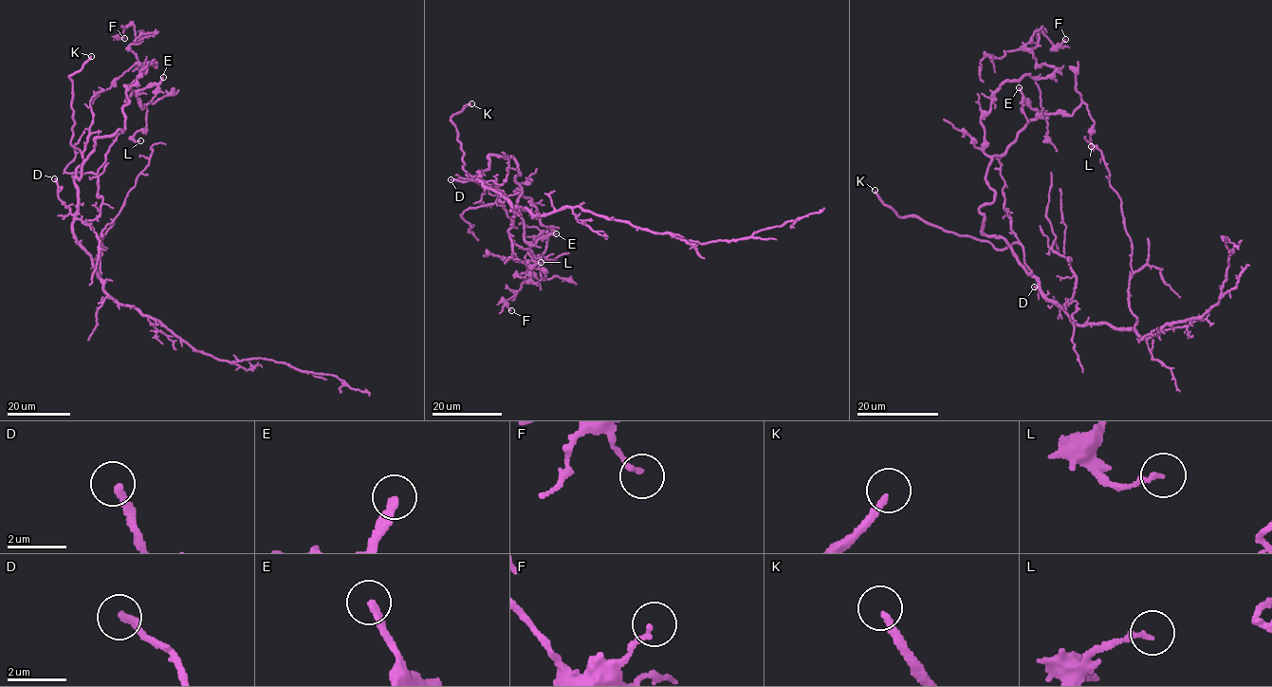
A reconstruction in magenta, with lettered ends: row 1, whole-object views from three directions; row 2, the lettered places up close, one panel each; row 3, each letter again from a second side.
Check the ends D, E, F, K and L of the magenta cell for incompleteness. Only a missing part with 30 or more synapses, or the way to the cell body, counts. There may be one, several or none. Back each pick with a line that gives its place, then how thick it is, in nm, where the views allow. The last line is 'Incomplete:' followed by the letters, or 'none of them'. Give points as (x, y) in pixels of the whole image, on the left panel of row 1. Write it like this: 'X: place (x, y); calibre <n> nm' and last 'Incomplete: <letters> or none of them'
E: place (163, 77); calibre 280 nm
K: place (91, 56); calibre 200 nm
Incomplete: E, K

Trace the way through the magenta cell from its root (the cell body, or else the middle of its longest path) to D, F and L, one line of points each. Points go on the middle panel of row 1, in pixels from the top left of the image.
D: (478, 176), (475, 180), (451, 179)
F: (478, 176), (489, 156), (512, 157), (547, 230), (511, 310)
L: (478, 176), (472, 177), (489, 168), (489, 156), (514, 158), (524, 235), (544, 279), (532, 267), (541, 262)

